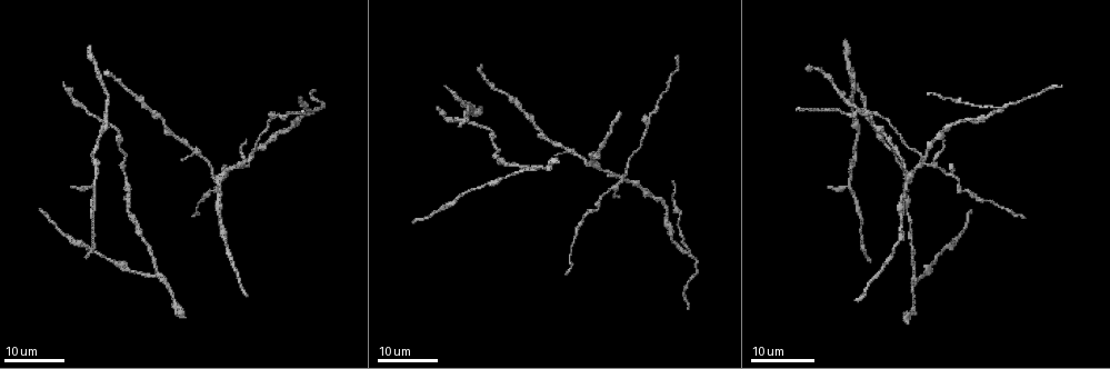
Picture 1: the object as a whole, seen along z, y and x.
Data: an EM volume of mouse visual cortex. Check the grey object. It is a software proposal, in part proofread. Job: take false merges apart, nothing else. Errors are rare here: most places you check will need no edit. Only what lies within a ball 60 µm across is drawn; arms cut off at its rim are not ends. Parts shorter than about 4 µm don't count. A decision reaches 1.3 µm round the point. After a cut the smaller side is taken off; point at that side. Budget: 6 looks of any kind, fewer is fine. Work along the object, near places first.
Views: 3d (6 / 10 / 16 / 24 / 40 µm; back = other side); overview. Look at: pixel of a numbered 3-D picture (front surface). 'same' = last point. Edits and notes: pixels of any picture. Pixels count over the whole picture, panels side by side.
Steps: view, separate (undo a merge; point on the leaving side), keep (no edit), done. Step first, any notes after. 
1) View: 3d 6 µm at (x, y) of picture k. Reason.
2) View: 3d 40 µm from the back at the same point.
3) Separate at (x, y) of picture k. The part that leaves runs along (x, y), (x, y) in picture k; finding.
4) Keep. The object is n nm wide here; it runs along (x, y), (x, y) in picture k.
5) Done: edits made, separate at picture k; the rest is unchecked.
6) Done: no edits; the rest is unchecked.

View: 3d 16 µm at (1000, 109) of picture 1. Side arm on a straight run.

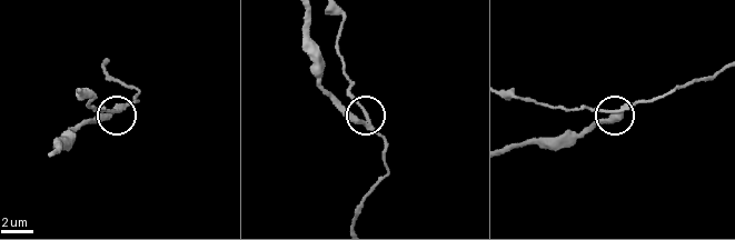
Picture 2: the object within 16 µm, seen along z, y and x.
View: 3d 10 µm at (114, 109) of picture 2. Closer look.

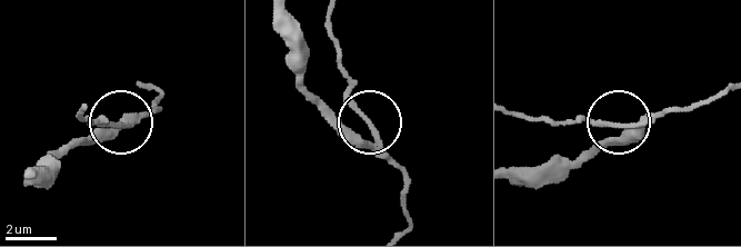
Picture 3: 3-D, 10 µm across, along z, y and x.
Keep. 3 arms meet here; it runs along (514, 175), (572, 165), (623, 137), (621, 124), (672, 107) in picture 3; one neuron here.

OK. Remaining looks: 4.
View: 3d 24 µm at (908, 183) of picture 1.

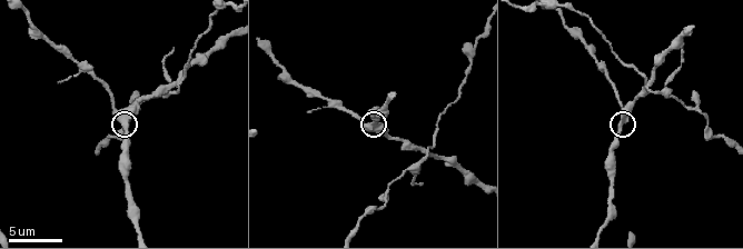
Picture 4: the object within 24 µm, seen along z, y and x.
View: 3d 6 µm at (125, 118) of picture 4. Zoom in.

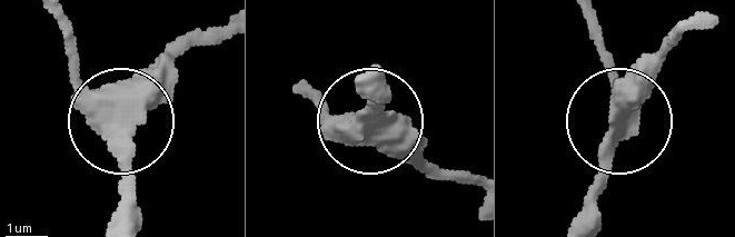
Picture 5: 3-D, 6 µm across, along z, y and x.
Keep. The side arm is 24 µm long; all the same neuron.

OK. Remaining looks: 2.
View: 3d 16 µm at (179, 87) of picture 4. Thin arm on a thick one.

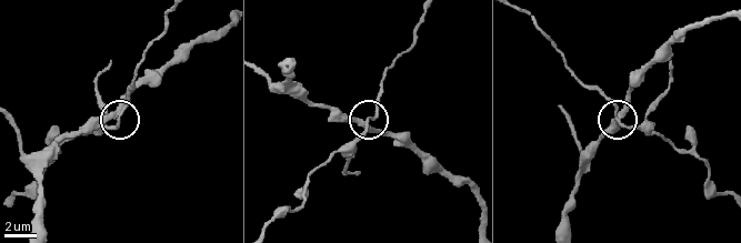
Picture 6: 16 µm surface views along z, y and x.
View: 3d 6 µm at (364, 122) of picture 6.

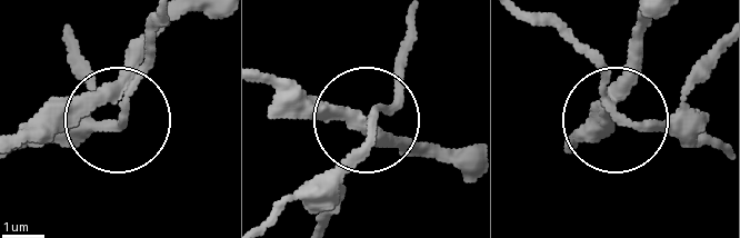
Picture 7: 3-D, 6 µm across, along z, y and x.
Keep. The object is 270 nm wide here; it runs along (266, 72), (371, 118), (361, 147), (311, 196) in picture 7; continuous, no second neuron.

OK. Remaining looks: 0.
Done: no edits; the rest is unchecked.

